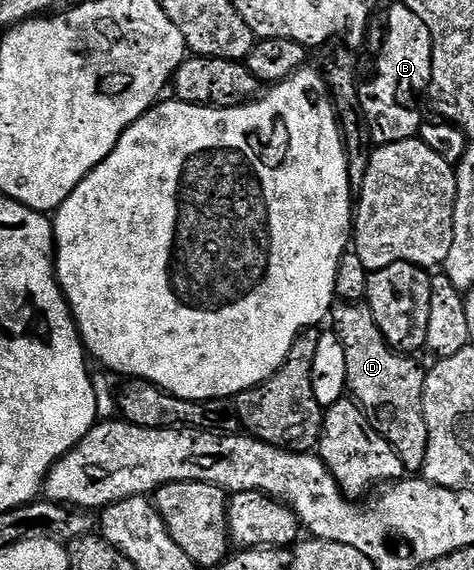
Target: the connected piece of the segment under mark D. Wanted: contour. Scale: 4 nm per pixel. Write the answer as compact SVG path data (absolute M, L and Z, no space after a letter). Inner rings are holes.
M335 303L330 318L332 322L334 320L334 331L345 348L349 393L361 403L373 427L392 444L407 473L421 473L430 435L423 396L427 369L421 367L415 357L391 349L366 303Z

